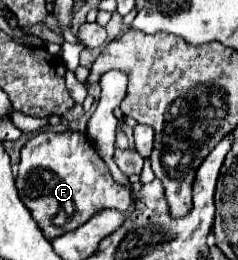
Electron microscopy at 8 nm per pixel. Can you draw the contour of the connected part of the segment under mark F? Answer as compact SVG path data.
M43 131L29 139L21 149L17 189L47 239L77 229L99 209L115 207L127 211L131 207L131 193L113 181L105 161L81 131Z

